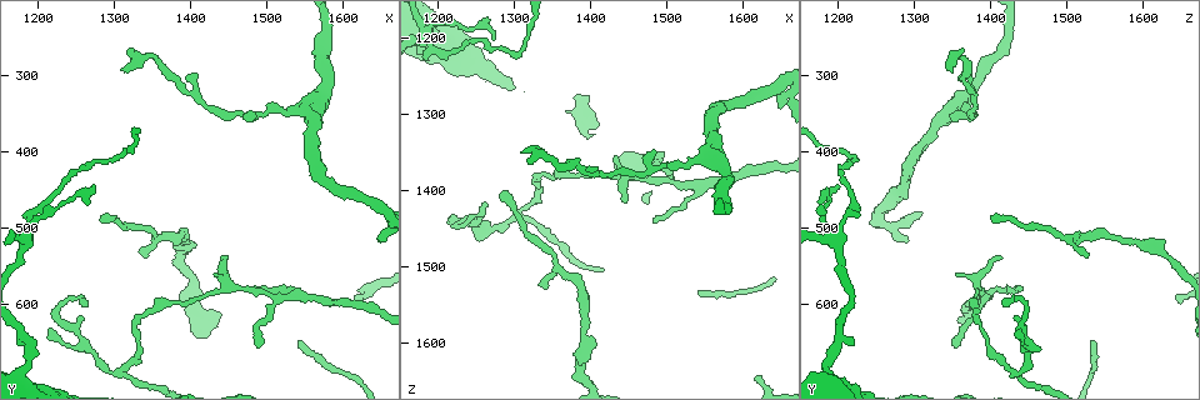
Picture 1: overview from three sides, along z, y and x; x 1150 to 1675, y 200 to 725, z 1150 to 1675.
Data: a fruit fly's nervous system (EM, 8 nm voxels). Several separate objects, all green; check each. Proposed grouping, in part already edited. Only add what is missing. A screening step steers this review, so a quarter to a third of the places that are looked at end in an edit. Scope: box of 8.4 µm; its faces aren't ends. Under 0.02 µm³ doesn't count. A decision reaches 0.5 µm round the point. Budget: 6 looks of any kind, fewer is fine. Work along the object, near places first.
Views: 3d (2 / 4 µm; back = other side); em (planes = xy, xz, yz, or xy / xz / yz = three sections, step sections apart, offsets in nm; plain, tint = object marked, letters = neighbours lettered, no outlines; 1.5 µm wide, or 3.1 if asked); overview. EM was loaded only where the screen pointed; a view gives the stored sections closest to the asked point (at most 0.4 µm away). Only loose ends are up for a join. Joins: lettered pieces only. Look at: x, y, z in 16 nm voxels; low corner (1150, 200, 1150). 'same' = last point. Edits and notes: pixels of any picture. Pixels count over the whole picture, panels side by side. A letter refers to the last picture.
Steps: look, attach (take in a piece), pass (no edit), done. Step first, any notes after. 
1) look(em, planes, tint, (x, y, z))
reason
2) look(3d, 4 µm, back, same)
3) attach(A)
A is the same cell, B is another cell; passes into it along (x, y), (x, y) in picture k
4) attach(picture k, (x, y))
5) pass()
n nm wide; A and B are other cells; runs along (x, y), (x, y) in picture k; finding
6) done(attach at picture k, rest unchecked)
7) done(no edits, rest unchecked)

look(em, 3.1 µm, planes, letters, (1445, 540, 1420))
an open end

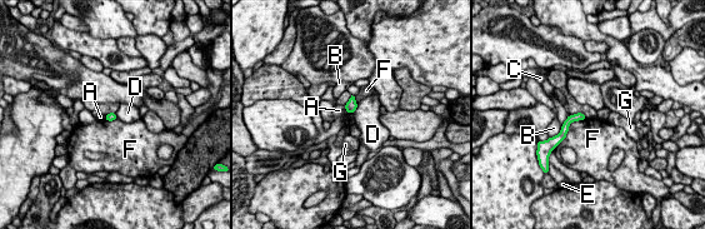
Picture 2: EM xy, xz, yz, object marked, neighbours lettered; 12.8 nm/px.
pass()
A, B, C, D, E, F and G are other cells; border along (585, 118), (573, 122), (558, 145) in picture 2; no lettered piece goes on from it

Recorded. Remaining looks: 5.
look(em, xz, step 8, tint, (1340, 535, 1530))
thin end

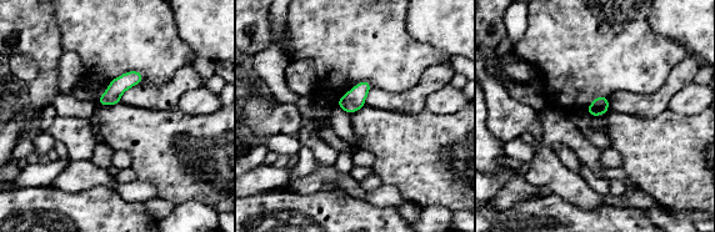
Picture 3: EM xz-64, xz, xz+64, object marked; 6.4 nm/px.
look(em, planes, tint, same)

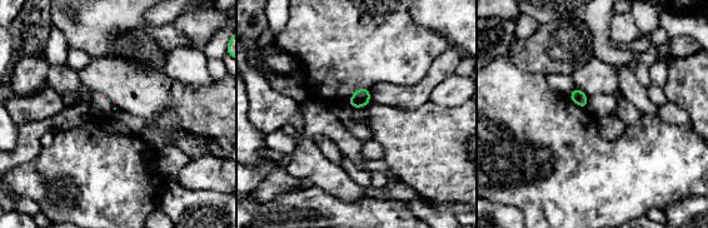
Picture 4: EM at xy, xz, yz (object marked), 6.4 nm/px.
look(em, planes, letters, same)
see the neighbours

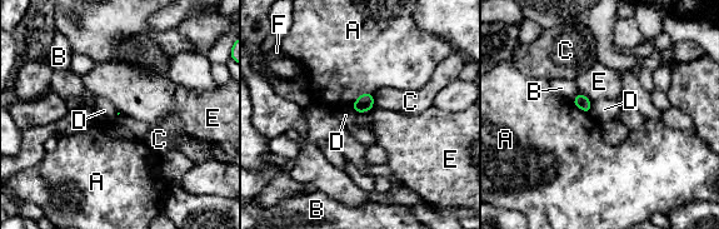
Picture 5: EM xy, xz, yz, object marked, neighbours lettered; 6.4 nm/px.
pass()
A, B, C, D, E and F are other cells; border along (579, 91), (590, 101) in picture 5; none of them fits

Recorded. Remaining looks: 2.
done(no edits, rest unchecked)

